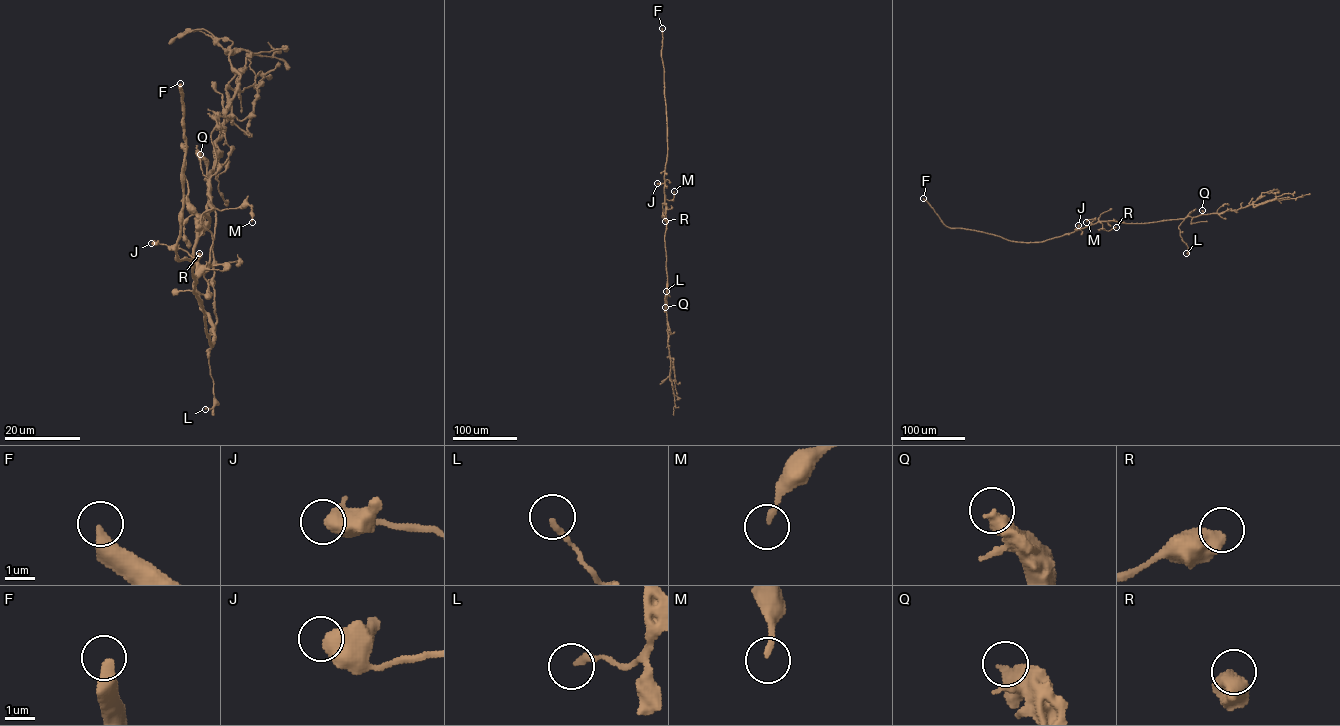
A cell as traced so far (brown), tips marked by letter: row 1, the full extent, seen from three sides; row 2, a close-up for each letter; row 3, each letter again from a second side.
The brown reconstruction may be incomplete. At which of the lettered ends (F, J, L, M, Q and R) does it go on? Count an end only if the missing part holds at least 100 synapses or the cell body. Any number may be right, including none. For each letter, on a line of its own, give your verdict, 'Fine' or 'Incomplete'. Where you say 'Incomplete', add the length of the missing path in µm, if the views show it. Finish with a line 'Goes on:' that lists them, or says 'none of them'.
F: Incomplete. Missing length about 450 µm
J: Fine
L: Fine
M: Fine
Q: Fine
R: Fine
Goes on: F

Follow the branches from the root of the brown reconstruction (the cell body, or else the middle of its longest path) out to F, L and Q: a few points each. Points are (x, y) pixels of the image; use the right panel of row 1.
F: (1110, 220), (1098, 221), (1043, 241), (1014, 242), (984, 232), (948, 227), (923, 198)
L: (1110, 220), (1144, 223), (1183, 219), (1178, 229), (1188, 247), (1186, 253)
Q: (1110, 220), (1154, 222), (1196, 217), (1203, 213), (1202, 210)

